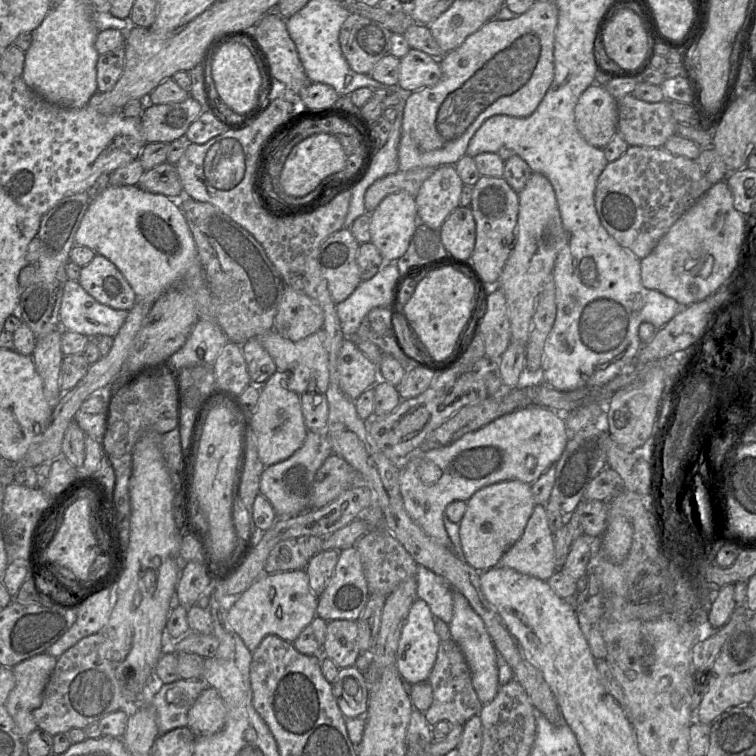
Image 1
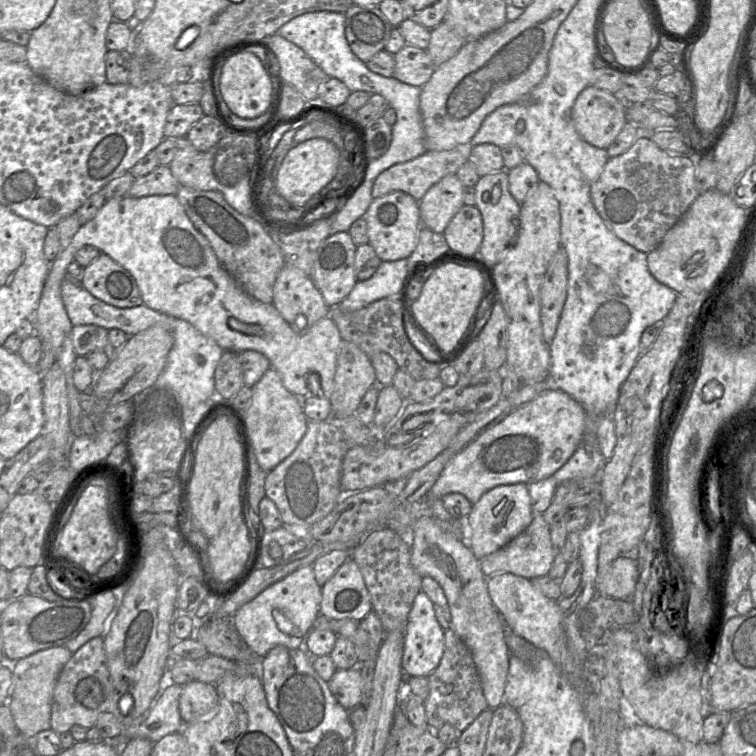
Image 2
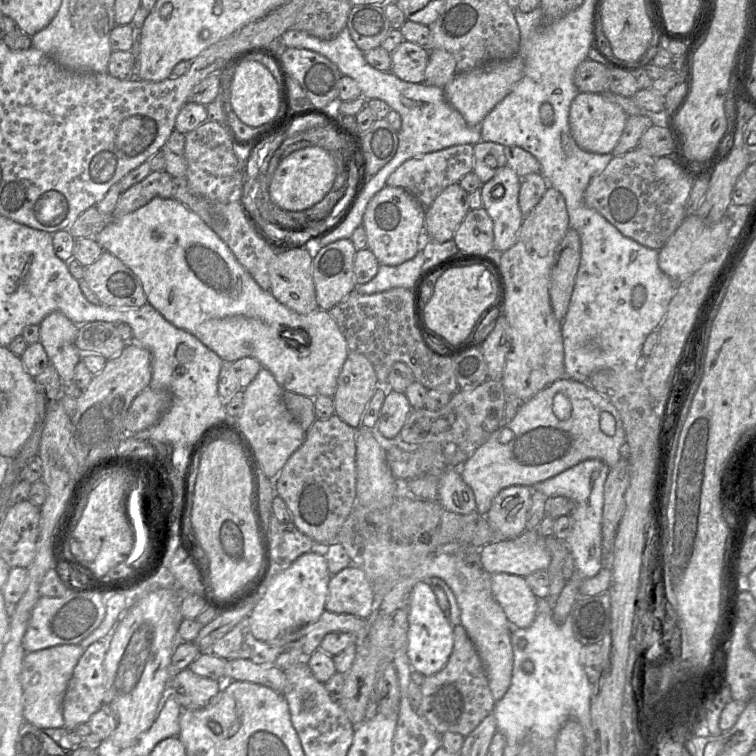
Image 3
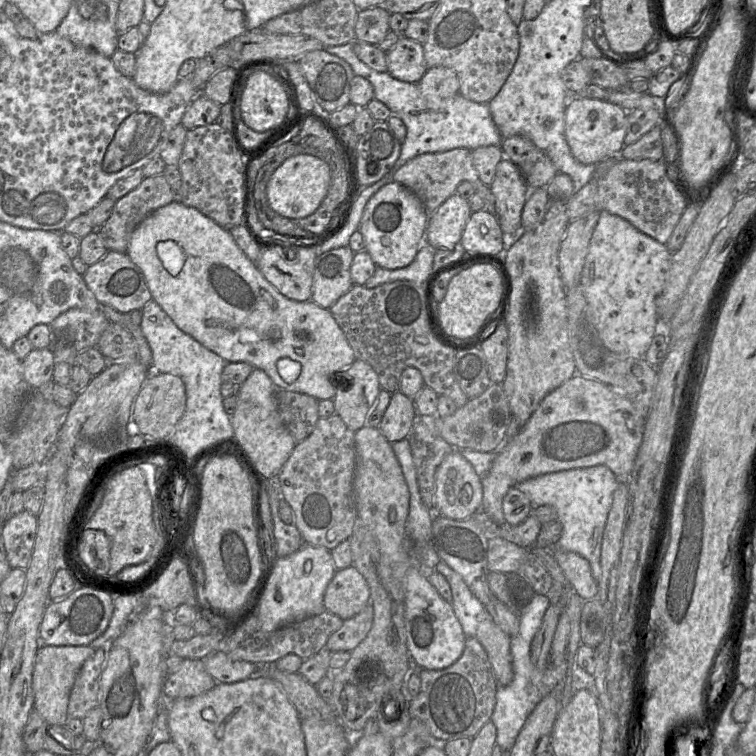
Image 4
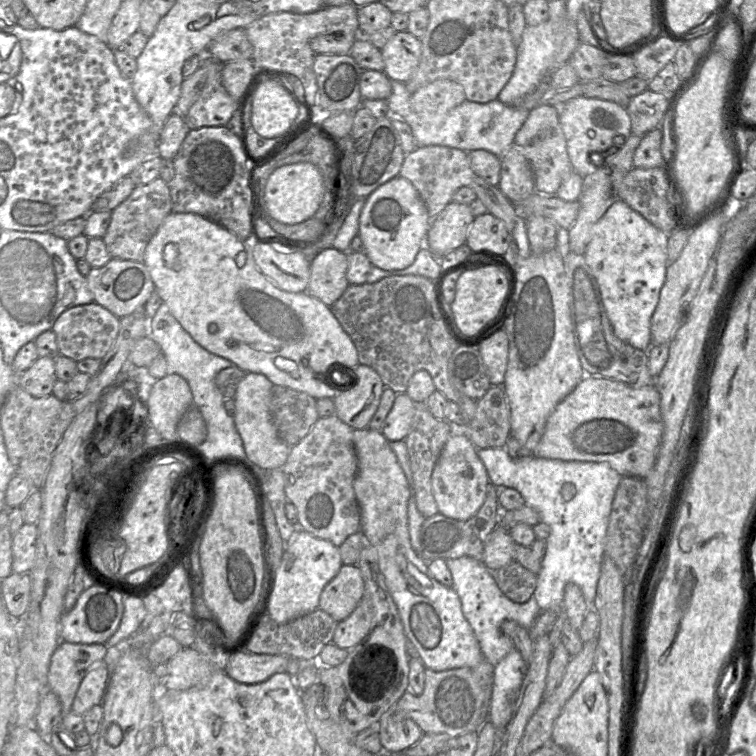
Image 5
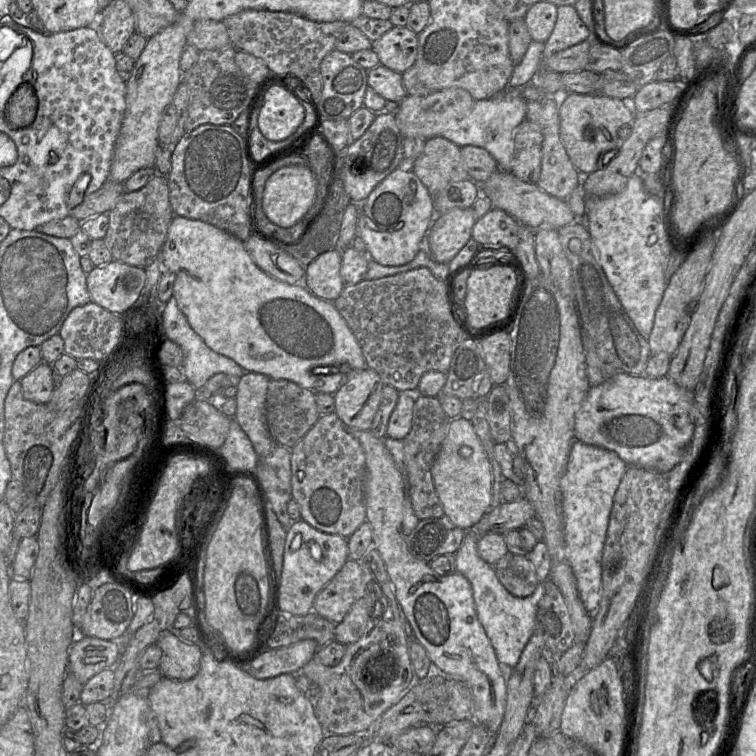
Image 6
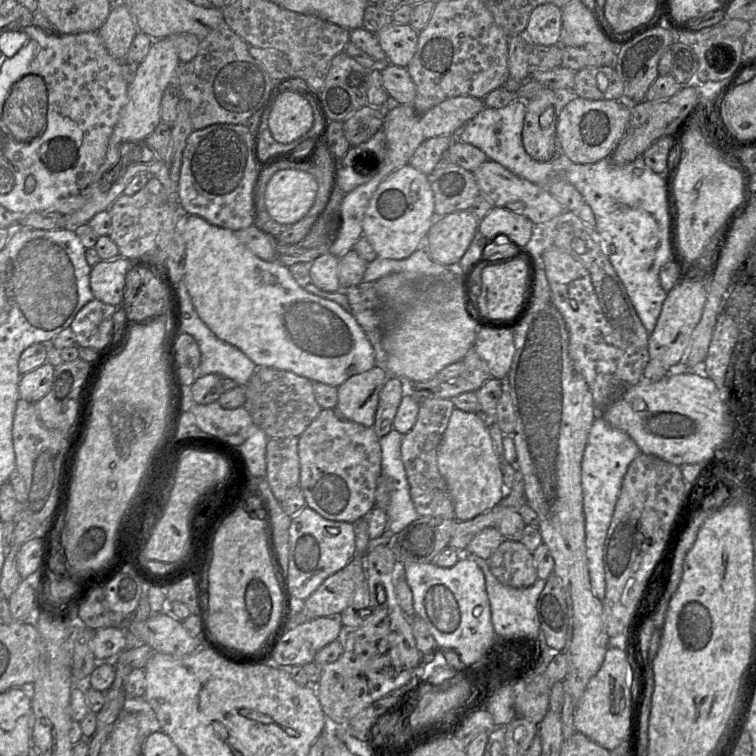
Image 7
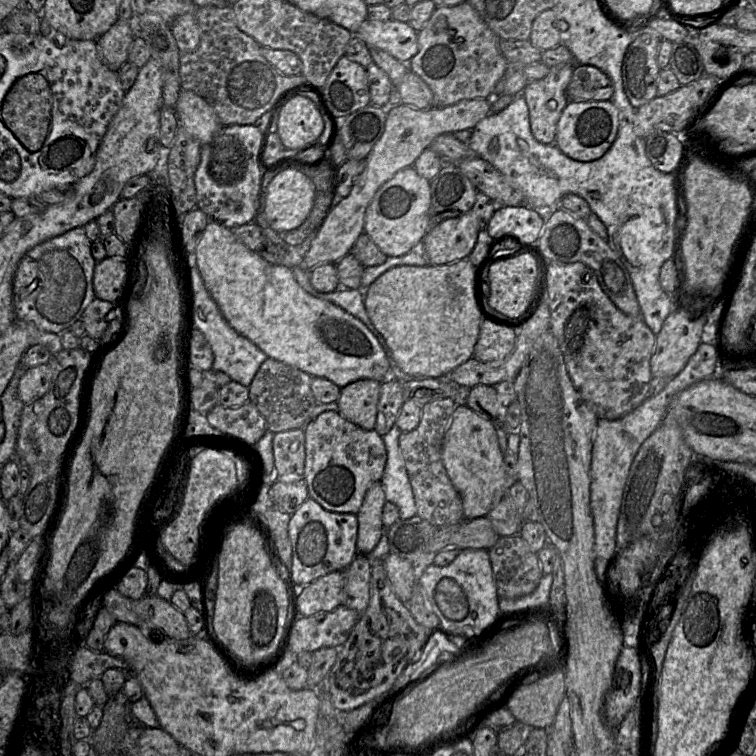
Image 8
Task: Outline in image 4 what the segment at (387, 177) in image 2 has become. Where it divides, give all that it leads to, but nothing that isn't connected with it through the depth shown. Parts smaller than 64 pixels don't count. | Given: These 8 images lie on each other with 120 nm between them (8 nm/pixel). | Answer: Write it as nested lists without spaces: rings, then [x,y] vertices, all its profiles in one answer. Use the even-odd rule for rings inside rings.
[[[457,148],[446,152],[416,156],[394,173],[393,181],[412,191],[429,214],[453,195],[462,181],[468,181],[474,186],[475,193],[486,202],[486,208],[491,210],[493,208],[493,194],[490,188],[479,179],[478,172],[473,166],[472,152],[468,149]]]

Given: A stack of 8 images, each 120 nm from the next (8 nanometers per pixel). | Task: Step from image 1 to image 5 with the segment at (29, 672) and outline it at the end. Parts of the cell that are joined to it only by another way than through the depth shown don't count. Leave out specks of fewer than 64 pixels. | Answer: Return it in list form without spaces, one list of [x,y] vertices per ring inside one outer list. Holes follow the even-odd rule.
[[[61,642],[51,656],[47,688],[59,699],[62,716],[71,711],[80,683],[92,665],[99,665],[107,653],[105,644]]]

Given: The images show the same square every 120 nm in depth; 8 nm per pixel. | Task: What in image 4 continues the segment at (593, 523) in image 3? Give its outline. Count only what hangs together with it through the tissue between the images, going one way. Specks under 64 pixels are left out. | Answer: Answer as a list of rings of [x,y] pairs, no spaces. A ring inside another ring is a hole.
[[[596,465],[539,475],[519,482],[514,487],[525,493],[534,506],[551,505],[555,507],[558,514],[557,520],[561,523],[563,529],[556,546],[551,549],[575,552],[585,558],[590,563],[592,575],[598,582],[601,577],[601,546],[603,533],[613,502],[613,493],[618,487],[618,484],[619,479],[609,467]]]

